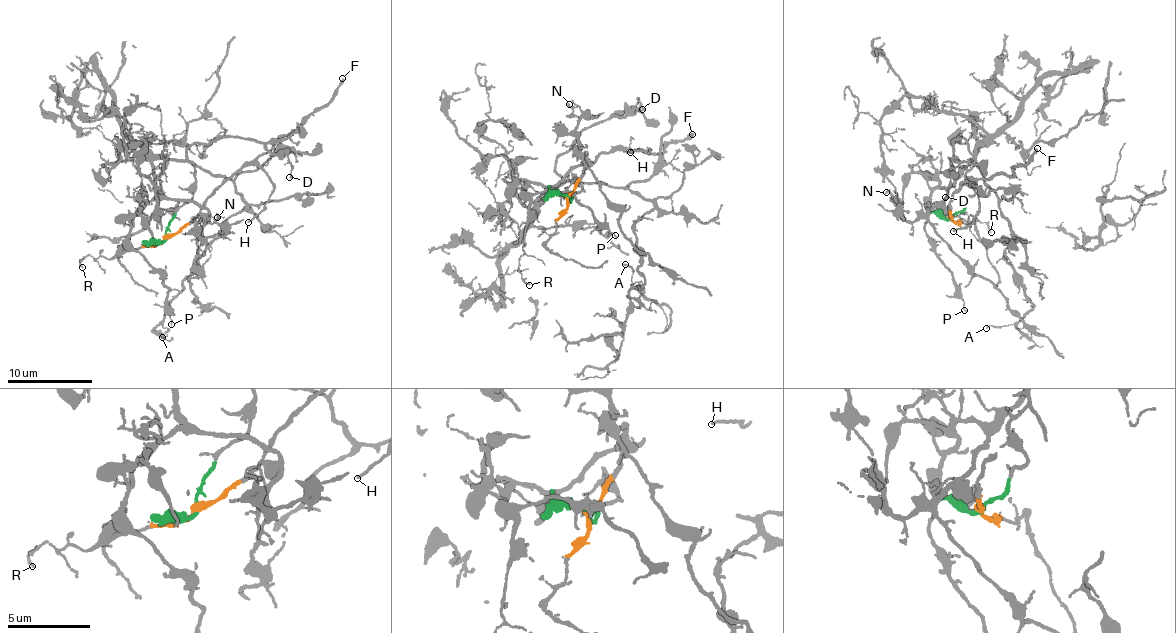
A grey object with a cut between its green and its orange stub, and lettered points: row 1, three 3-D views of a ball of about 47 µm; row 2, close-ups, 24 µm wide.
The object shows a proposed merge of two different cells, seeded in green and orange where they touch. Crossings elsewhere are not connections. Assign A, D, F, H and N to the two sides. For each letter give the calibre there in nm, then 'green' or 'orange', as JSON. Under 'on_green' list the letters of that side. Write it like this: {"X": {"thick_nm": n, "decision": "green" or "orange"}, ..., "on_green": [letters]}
{"A": {"thick_nm": 100, "decision": "green"}, "D": {"thick_nm": 150, "decision": "green"}, "F": {"thick_nm": 240, "decision": "orange"}, "H": {"thick_nm": 140, "decision": "orange"}, "N": {"thick_nm": 170, "decision": "green"}, "on_green": ["A", "D", "N"]}

